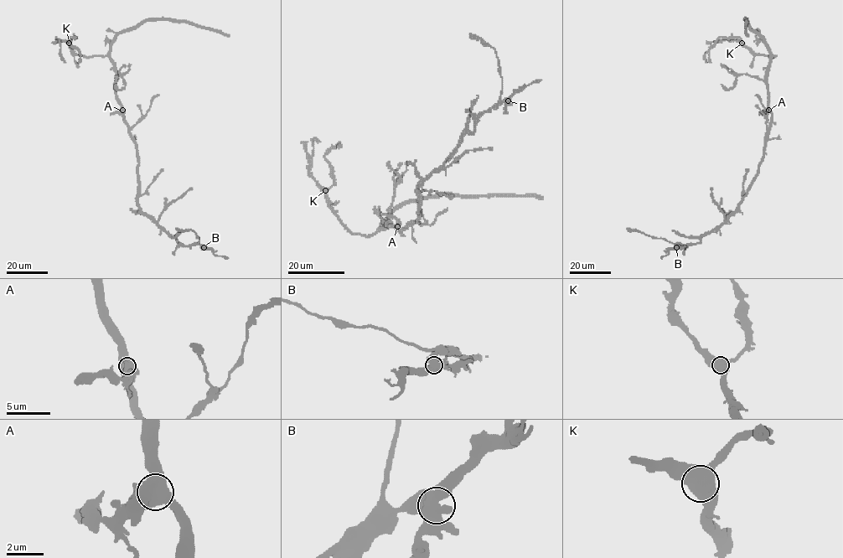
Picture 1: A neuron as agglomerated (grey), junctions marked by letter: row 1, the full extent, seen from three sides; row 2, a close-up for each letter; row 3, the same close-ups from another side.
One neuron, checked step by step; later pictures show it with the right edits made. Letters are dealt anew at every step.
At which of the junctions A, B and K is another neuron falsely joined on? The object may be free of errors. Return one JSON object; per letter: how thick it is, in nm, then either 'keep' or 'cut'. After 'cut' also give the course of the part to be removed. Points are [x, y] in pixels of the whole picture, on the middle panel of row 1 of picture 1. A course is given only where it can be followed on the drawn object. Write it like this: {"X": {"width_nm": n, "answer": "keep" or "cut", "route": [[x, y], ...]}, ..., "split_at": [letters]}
{"A": {"width_nm": 700, "answer": "keep"}, "B": {"width_nm": 650, "answer": "keep"}, "K": {"width_nm": 750, "answer": "keep"}, "split_at": []}

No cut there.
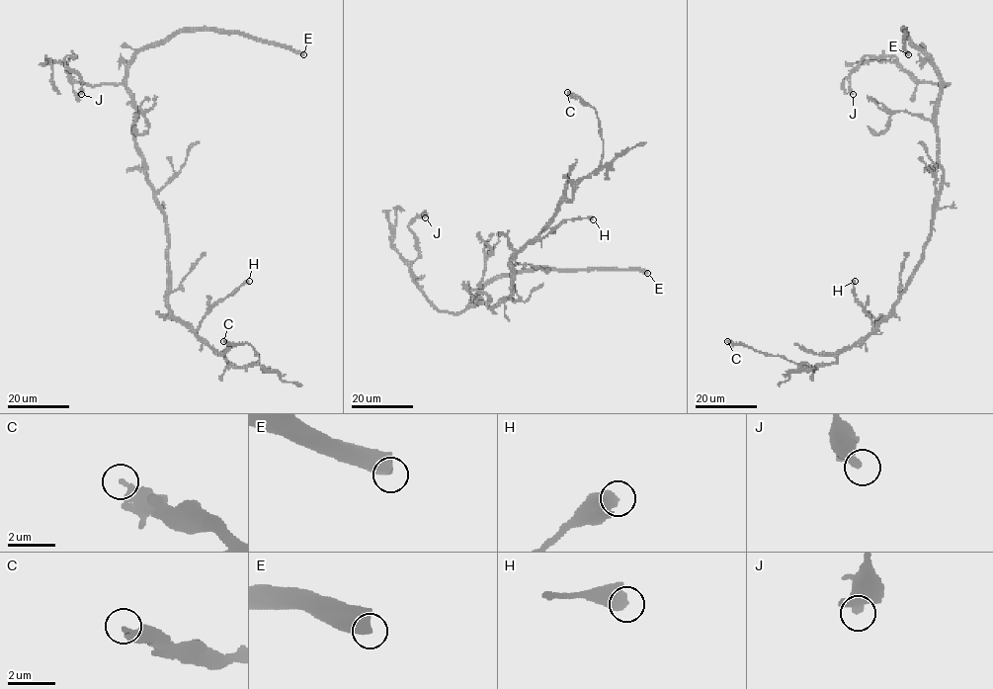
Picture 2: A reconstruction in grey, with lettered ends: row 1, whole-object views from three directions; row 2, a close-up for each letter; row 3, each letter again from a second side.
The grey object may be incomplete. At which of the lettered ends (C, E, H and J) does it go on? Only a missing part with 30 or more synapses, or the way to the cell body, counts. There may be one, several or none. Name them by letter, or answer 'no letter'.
E

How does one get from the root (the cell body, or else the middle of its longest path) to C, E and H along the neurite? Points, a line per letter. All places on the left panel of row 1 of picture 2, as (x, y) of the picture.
C: (159, 210), (168, 237), (169, 310), (228, 364), (249, 366), (259, 362), (250, 344), (223, 341)
E: (159, 210), (136, 141), (135, 109), (126, 84), (134, 55), (178, 33), (201, 30), (246, 33), (303, 54)
H: (159, 210), (168, 237), (167, 305), (183, 324), (196, 330), (203, 317), (218, 301), (231, 296), (249, 281)

